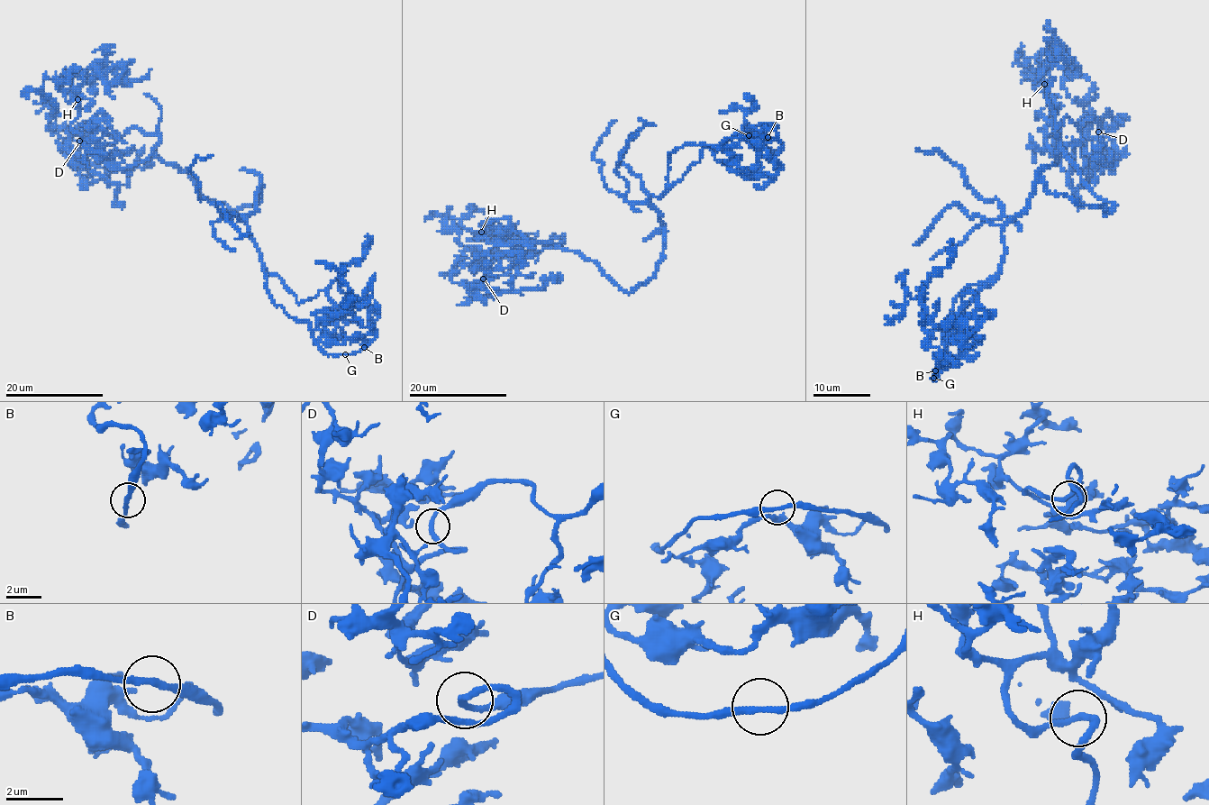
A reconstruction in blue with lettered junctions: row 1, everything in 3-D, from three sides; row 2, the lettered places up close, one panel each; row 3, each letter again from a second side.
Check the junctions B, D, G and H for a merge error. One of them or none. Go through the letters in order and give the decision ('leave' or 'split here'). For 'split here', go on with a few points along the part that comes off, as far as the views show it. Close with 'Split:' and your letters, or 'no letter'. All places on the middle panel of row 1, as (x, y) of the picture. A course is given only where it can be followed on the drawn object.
B: leave
D: leave
G: leave
H: leave
Split: no letter

